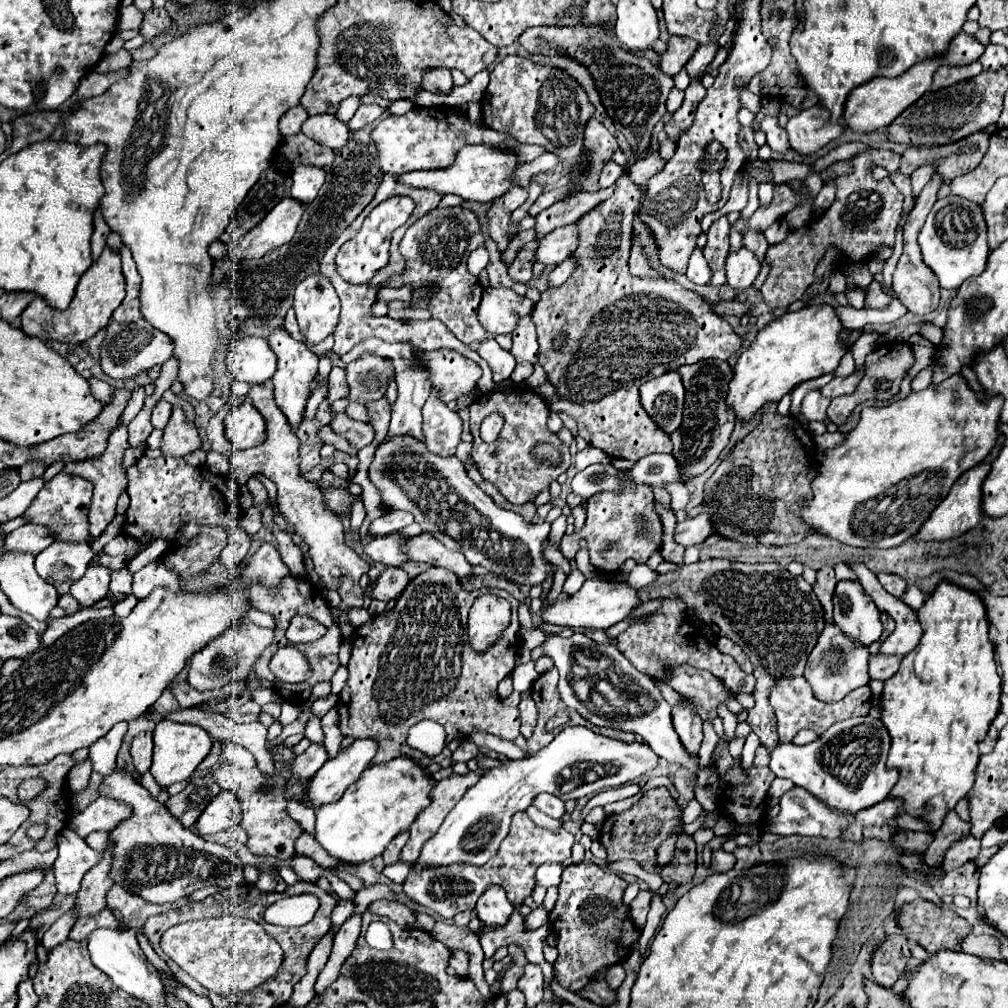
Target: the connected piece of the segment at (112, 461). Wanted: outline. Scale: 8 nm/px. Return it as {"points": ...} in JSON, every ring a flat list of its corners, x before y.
{"points":[[117,424,111,430,111,436,107,440,107,452,103,452,103,456,97,456,95,460,77,460,77,462,67,462,63,472,67,474,77,474,83,476,84,479,93,482,95,490,93,490,93,504,89,510,89,522,91,522,91,538,99,538,103,534,103,530,107,528,107,524,113,520,115,516,115,502,119,492,127,486,127,474,121,468,121,458,123,458,123,450,127,448,127,428,123,424]]}

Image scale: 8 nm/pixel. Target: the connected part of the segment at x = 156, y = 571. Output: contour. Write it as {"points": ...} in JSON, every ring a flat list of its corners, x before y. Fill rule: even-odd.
{"points":[[149,562,133,574,133,596,139,600,149,596,157,586,167,586,175,592,179,588,179,576,175,576,175,572,171,572,163,562]]}

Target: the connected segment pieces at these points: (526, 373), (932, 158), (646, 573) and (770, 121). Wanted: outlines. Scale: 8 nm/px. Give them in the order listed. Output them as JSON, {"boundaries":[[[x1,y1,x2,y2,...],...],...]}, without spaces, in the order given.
{"boundaries":[[[517,364,517,368,515,368,515,372,511,374,511,380,513,382,523,382,523,380,527,380,529,376,533,374,533,366,531,364]],[[975,132,959,142,947,146,909,146,903,152,901,172,911,174,923,164,935,164,935,174,945,180,953,180,961,174,971,172,989,148,991,134]],[[637,564,627,576,617,576,615,580,629,582,635,588,645,588,645,586,653,584,653,580,657,580,657,578,659,578,657,570,651,570,647,564]],[[765,118,765,120,761,122,761,130,763,130,765,136,767,136,767,144,769,144,775,152,783,154,783,152,789,148,785,128,779,124,777,118]]]}

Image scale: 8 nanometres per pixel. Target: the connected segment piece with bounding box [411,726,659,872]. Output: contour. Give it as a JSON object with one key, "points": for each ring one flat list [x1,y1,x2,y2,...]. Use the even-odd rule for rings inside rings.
{"points":[[565,726,555,736,555,740,537,754,523,760,507,760,501,766,485,772,479,782,471,786,457,802,457,806,447,814,439,832,427,840,427,846,423,846,411,872,457,862,483,866,495,856,499,844,505,840,511,816,519,810,527,810,539,792,555,794,563,802,577,800,603,788,617,788,627,784,651,772,657,764,659,756,655,756,655,752,651,752,645,742,623,742,595,734,585,726],[589,770,597,770,597,780,589,780]]}

